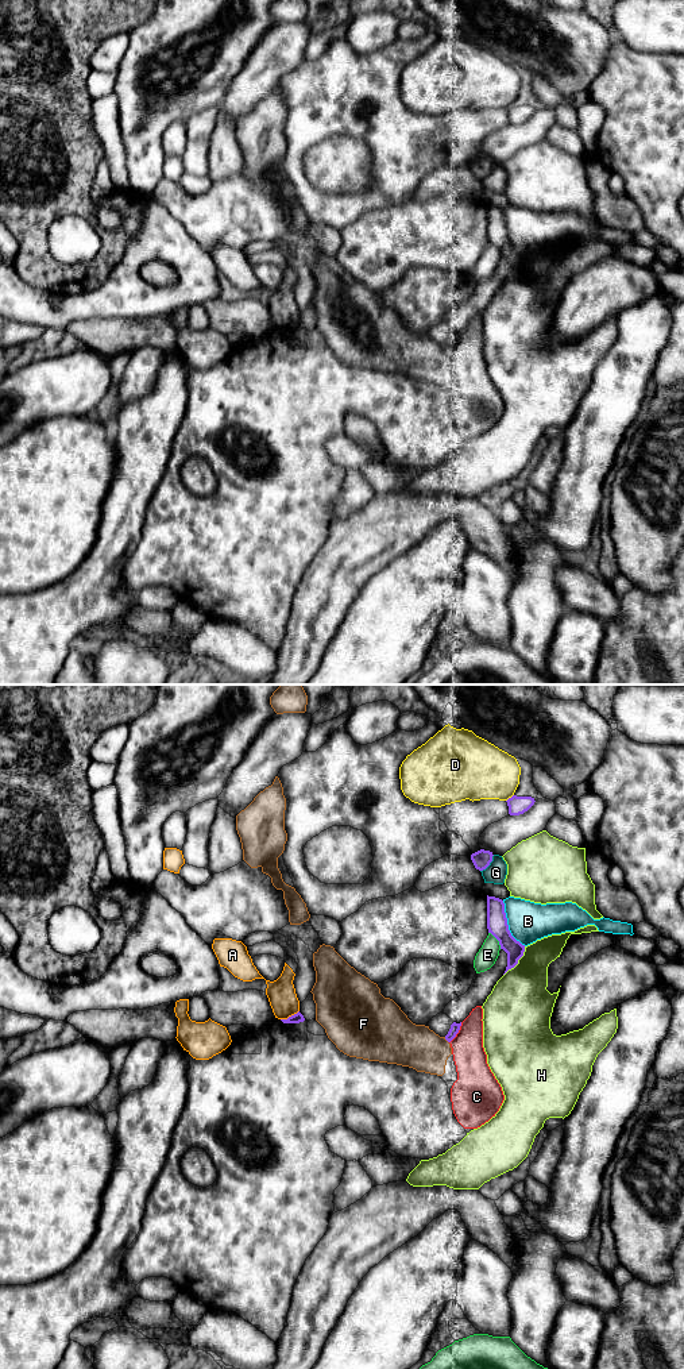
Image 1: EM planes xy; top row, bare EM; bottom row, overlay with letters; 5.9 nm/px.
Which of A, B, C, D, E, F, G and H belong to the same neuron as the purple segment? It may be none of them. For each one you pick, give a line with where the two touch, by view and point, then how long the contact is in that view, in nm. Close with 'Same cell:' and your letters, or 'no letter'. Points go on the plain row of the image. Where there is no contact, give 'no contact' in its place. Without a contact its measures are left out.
Same cell: no letter

